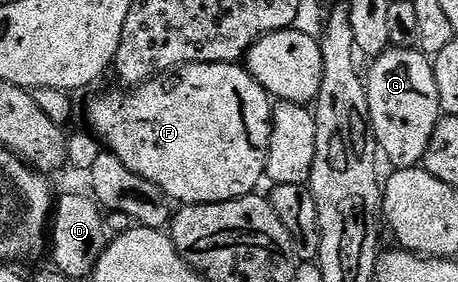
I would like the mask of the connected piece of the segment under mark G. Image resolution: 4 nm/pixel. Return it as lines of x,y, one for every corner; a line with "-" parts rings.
392,47
384,54
375,56
371,63
372,68
366,71
370,121
372,122
372,132
376,135
376,142
383,158
385,155
393,163
391,166
396,169
423,164
424,154
430,145
430,137
442,118
438,81
436,80
433,60
419,49

